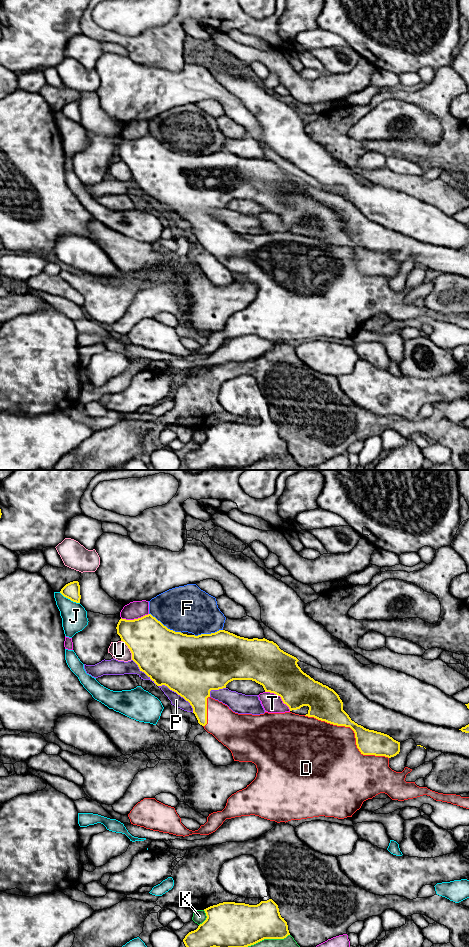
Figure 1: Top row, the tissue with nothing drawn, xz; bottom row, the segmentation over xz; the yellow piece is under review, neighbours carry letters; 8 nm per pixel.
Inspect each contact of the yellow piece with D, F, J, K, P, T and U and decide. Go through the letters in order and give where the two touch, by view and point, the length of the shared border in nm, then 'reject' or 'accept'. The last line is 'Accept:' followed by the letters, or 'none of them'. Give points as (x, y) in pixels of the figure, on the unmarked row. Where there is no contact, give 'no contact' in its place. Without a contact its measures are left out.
D: xz (353, 250) | 750 nm | accept
F: xz (165, 146) | 300 nm | reject
J: xz (69, 118) | 190 nm | reject
K: xz (206, 438) | 130 nm | reject
P: xz (178, 214) | 360 nm | reject
T: xz (279, 215) | 260 nm | reject
U: xz (130, 170) | 180 nm | reject
Accept: D

